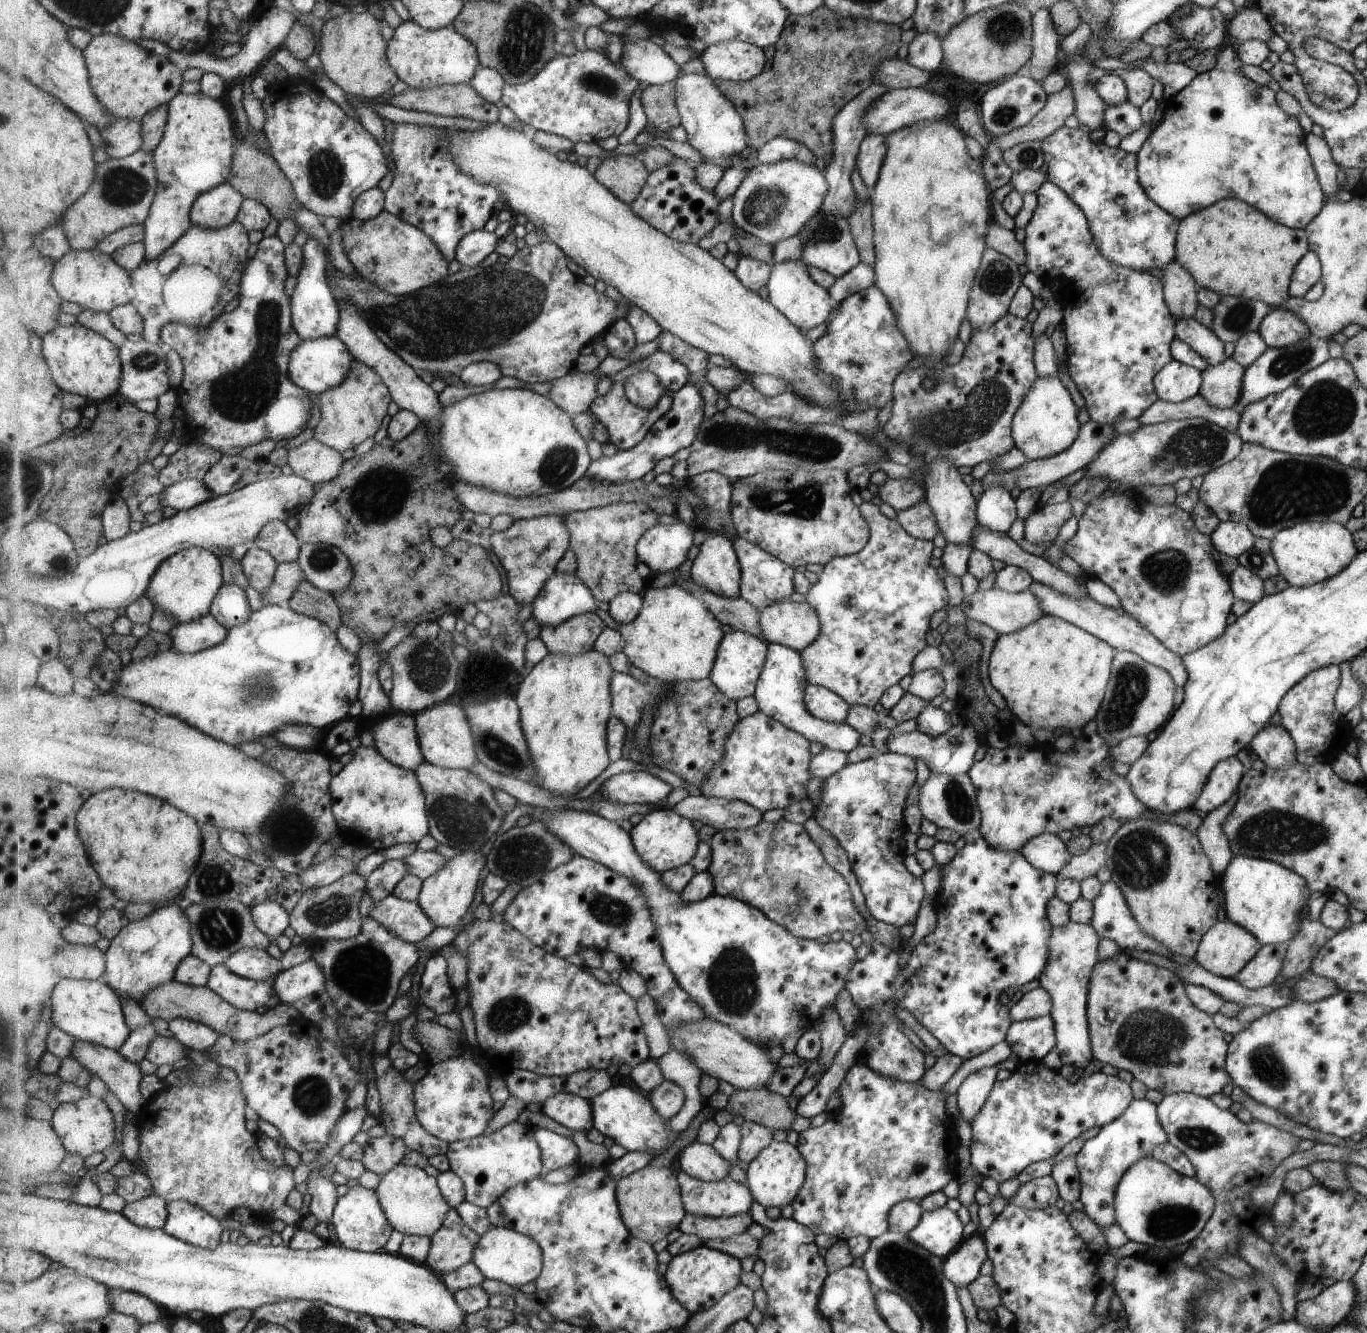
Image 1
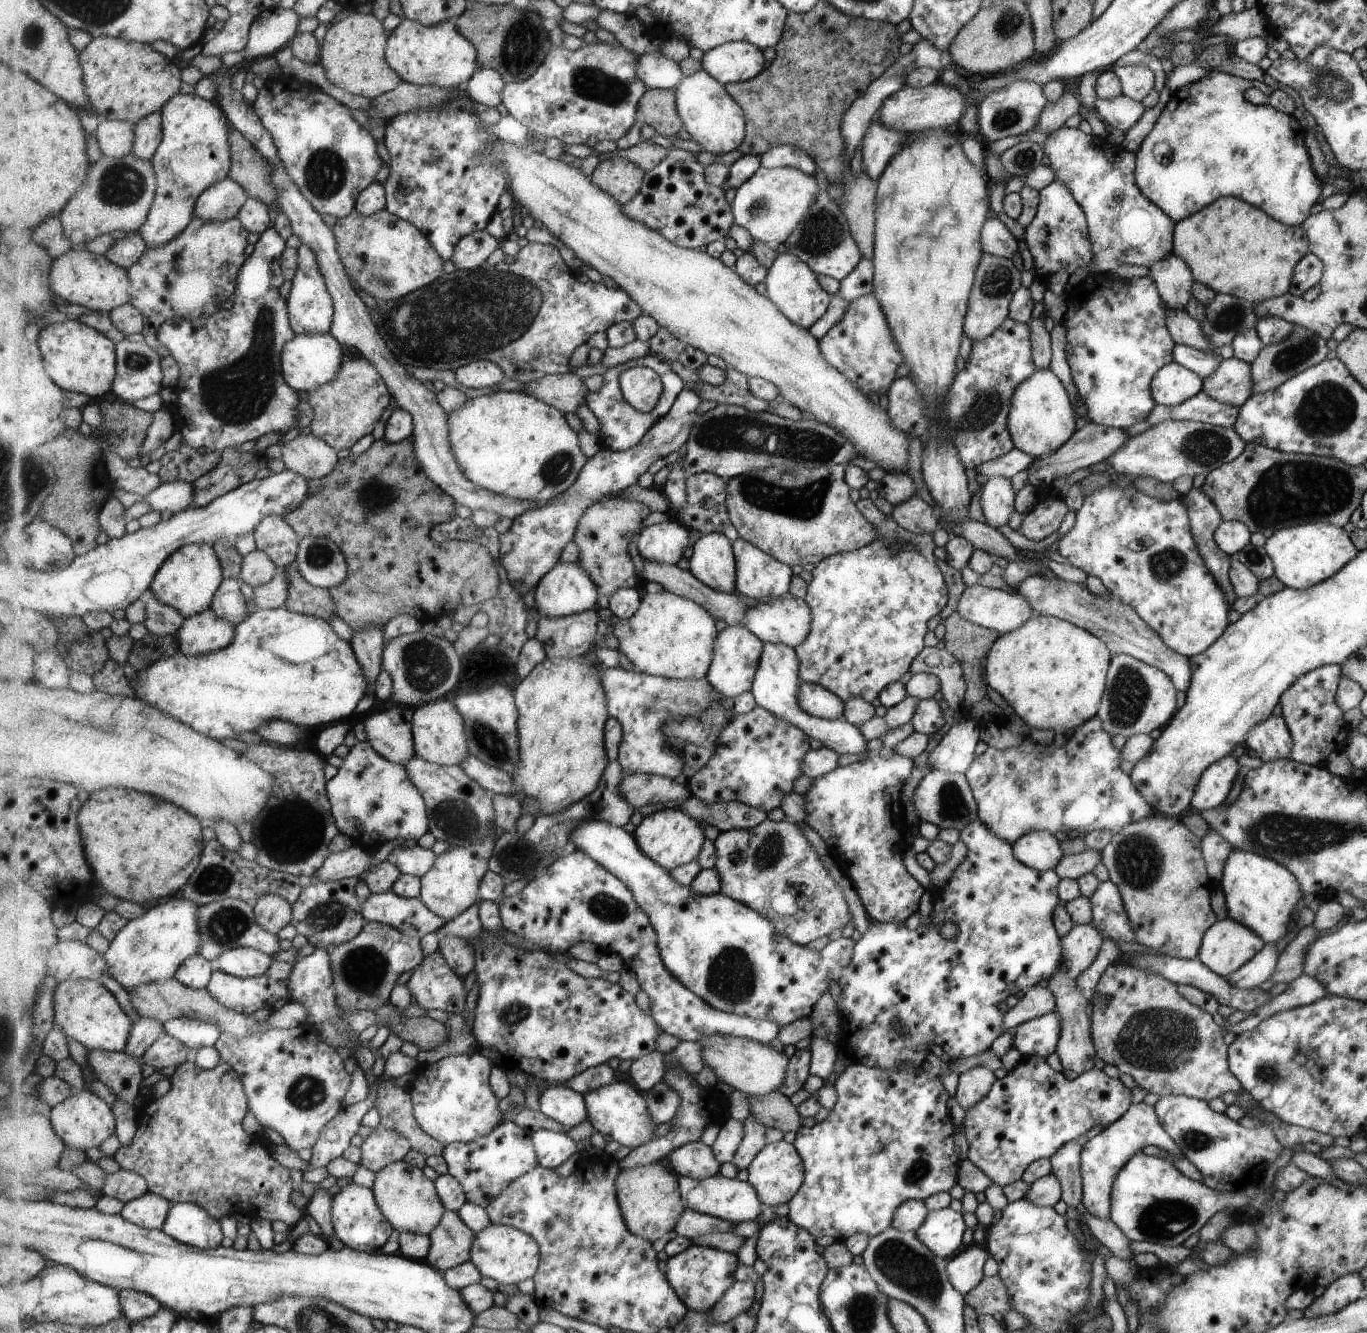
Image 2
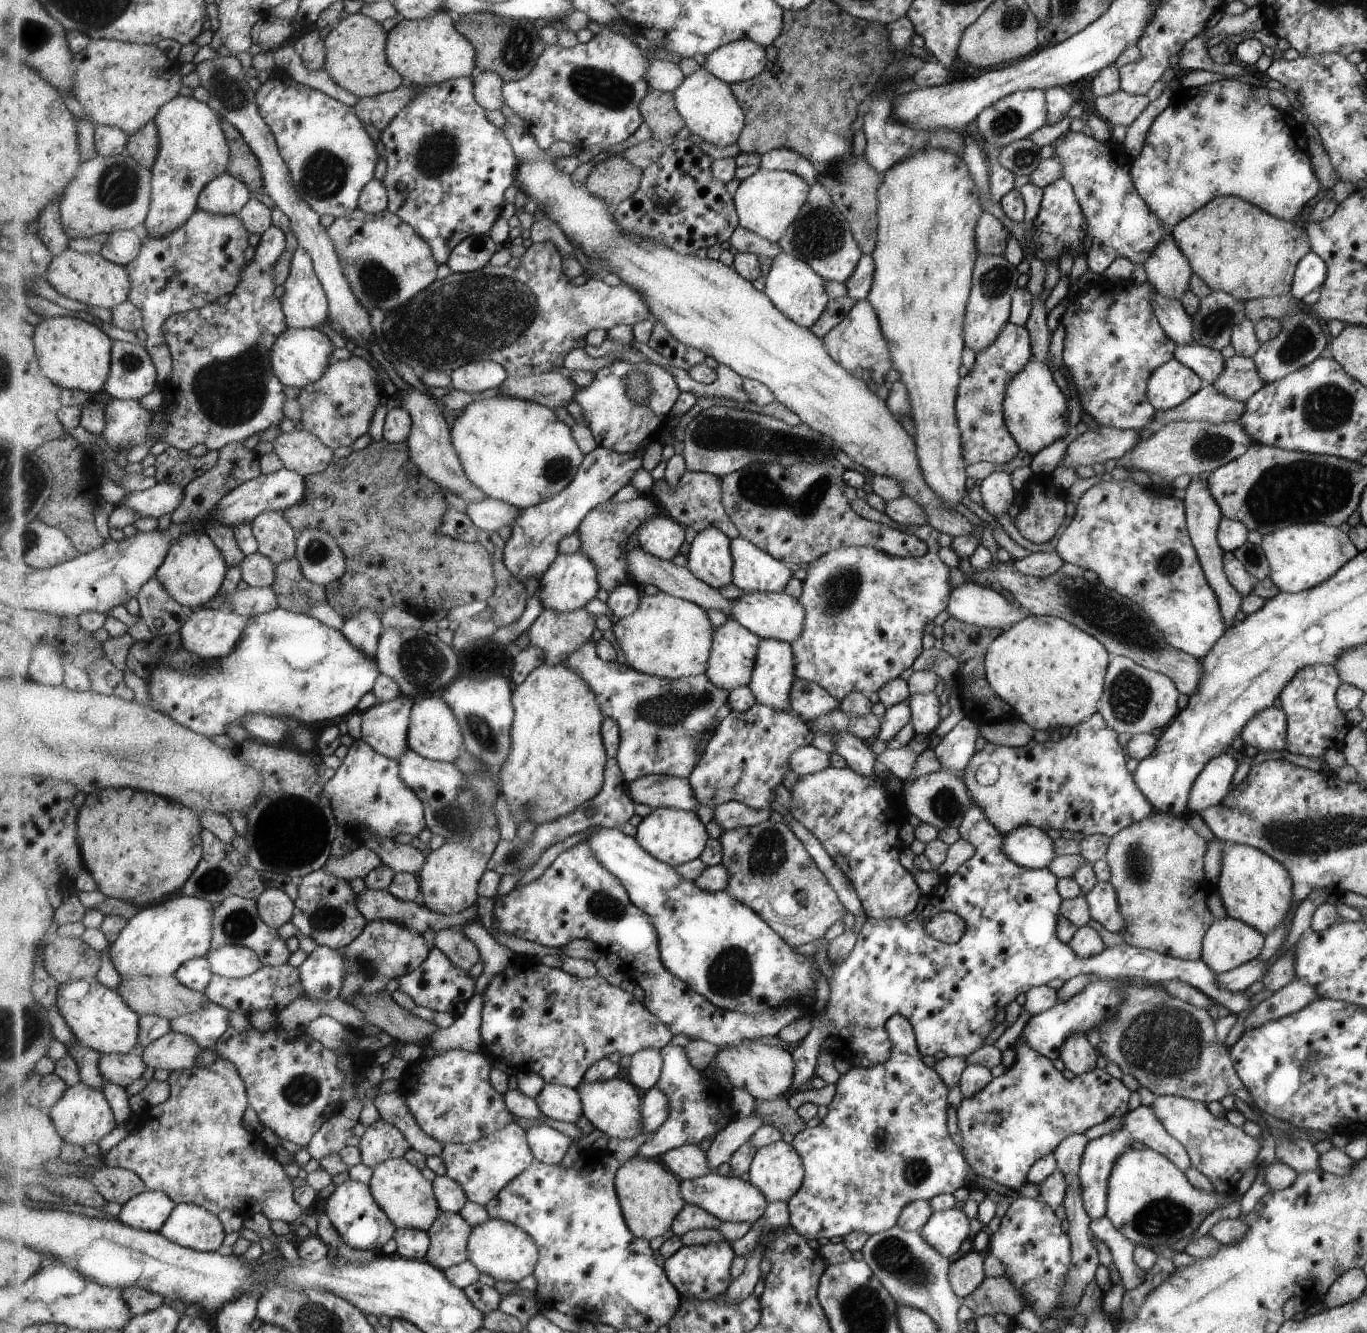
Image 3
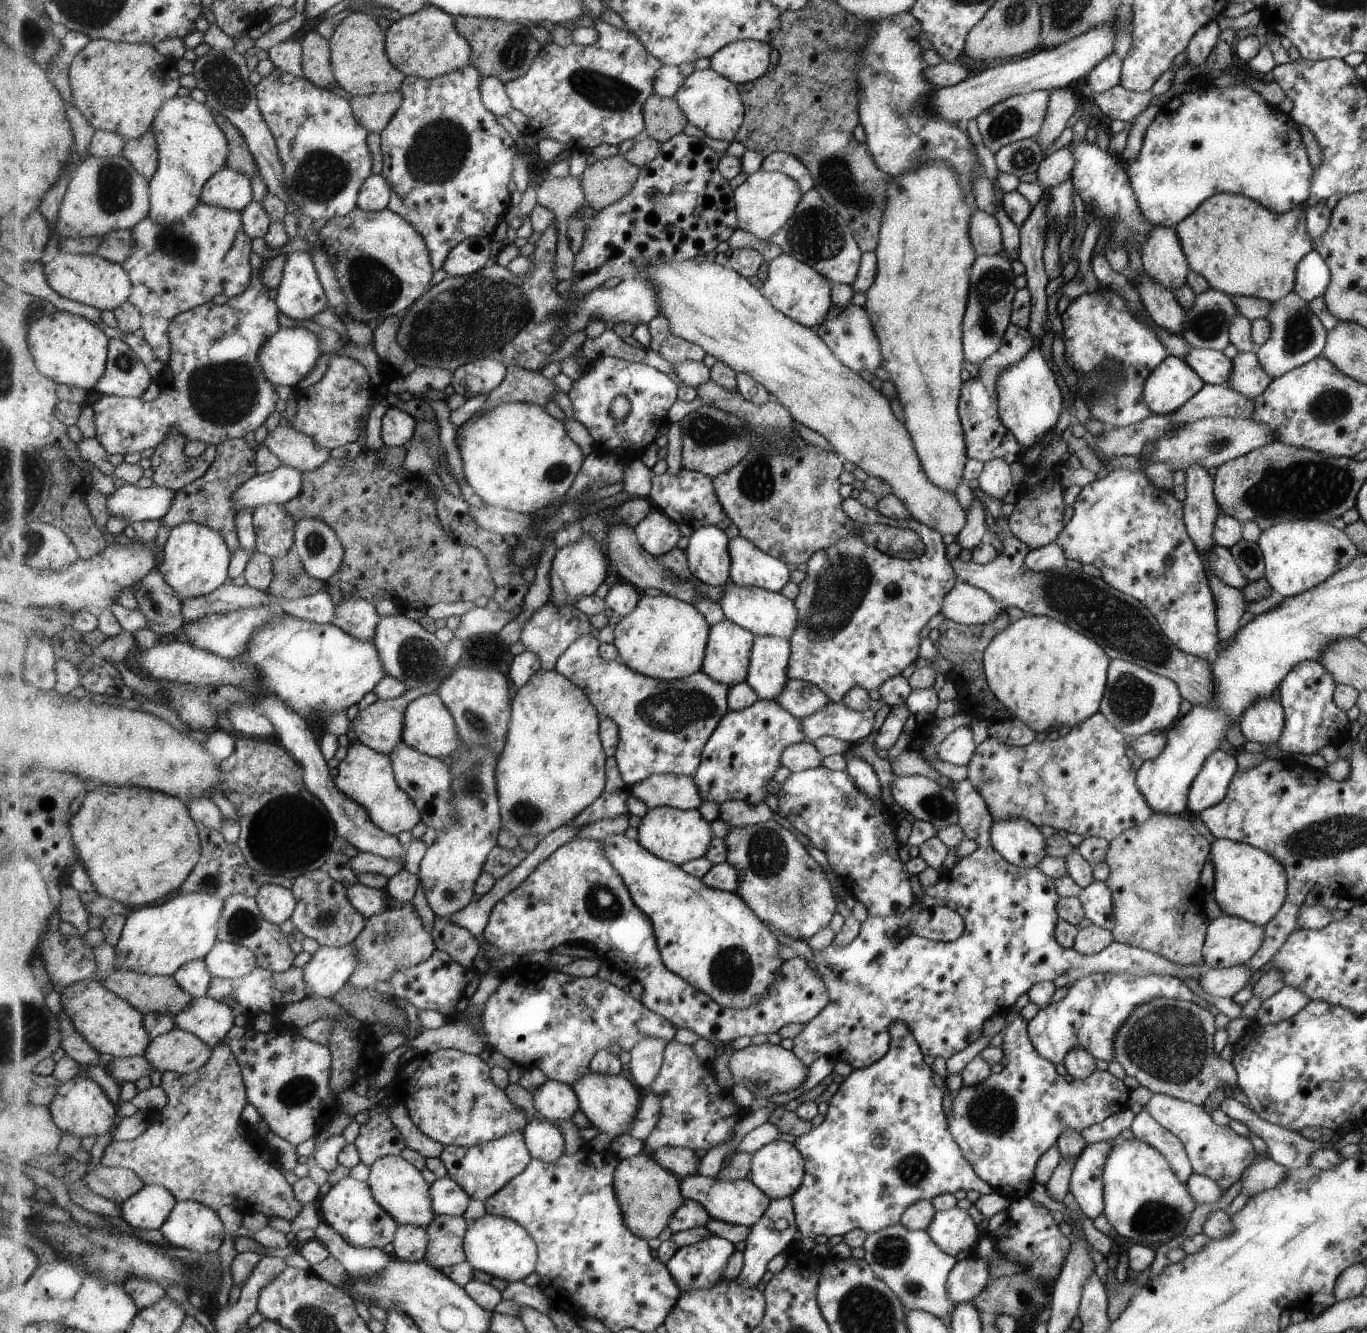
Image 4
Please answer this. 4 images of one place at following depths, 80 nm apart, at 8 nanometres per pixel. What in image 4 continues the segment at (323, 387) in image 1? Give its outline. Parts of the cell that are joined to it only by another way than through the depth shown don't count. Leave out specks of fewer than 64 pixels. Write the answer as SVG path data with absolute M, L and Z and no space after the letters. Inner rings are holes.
M304 327L279 329L261 349L260 359L265 374L272 383L297 388L297 384L309 376L309 372L317 366L317 360L322 355L320 336Z

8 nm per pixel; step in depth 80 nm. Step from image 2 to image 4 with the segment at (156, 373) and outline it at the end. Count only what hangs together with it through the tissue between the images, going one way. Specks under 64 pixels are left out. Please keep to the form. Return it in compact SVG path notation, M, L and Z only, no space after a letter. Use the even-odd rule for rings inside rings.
M111 339L108 365L95 391L118 397L142 397L154 376L136 352L123 340Z

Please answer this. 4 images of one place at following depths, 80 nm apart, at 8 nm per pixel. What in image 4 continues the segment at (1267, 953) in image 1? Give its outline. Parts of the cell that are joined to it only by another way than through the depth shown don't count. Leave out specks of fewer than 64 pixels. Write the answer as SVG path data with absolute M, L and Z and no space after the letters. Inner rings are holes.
M1204 962L1200 964L1200 977L1197 983L1202 991L1211 996L1230 998L1245 985L1252 970L1243 963L1226 969L1212 969Z

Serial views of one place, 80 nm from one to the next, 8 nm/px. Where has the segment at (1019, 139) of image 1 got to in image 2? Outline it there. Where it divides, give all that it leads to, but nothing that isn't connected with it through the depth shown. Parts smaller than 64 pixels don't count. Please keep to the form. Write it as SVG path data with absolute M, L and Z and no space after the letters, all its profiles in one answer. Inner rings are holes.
M1064 91L1062 97L1044 106L1038 121L1033 129L1041 132L1053 132L1064 126L1065 120L1078 113L1080 102L1068 91Z

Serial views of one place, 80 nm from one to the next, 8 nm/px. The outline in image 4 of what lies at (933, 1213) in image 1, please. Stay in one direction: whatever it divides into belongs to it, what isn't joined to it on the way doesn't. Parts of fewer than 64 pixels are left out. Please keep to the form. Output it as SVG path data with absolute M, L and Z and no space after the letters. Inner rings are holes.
M956 1206L936 1211L925 1230L932 1241L952 1257L965 1249L974 1253L976 1242L982 1234L967 1211Z

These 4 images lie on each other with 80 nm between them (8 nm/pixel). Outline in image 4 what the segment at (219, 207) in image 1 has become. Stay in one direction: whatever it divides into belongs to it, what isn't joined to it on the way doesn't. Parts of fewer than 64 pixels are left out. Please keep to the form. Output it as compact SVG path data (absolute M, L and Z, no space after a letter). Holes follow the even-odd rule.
M225 166L204 186L201 203L242 211L252 200L251 178L241 171Z

